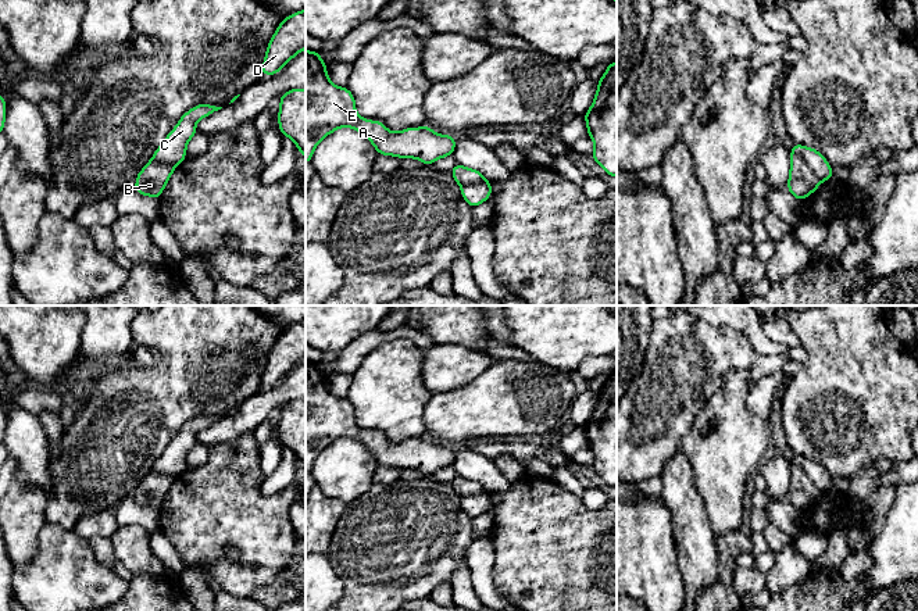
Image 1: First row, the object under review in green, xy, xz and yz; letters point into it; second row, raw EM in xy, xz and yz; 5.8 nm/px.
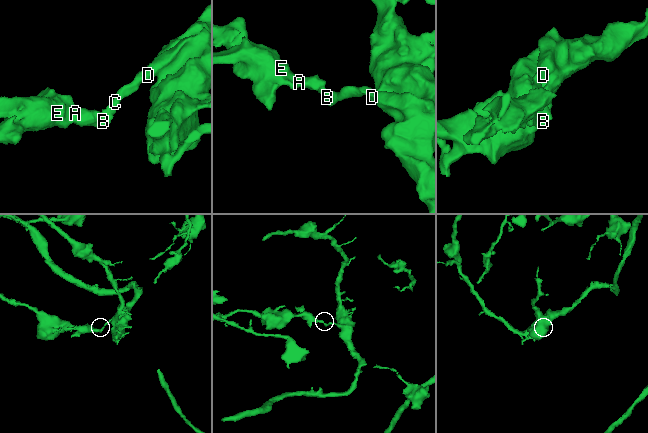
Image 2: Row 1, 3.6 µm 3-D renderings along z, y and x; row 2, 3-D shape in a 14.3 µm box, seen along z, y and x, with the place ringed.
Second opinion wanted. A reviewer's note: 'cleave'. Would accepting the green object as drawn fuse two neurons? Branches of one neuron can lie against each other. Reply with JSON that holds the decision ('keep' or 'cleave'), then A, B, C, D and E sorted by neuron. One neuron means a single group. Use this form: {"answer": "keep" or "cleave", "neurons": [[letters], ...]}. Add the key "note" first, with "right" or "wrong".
{"note": "right", "answer": "cleave", "neurons": [["A", "B", "E"], ["C", "D"]]}

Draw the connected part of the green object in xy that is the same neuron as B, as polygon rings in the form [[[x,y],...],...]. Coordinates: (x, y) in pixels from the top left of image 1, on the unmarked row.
[[[151,469],[136,487],[136,503],[143,507],[158,510],[174,480],[175,478],[157,474]]]

